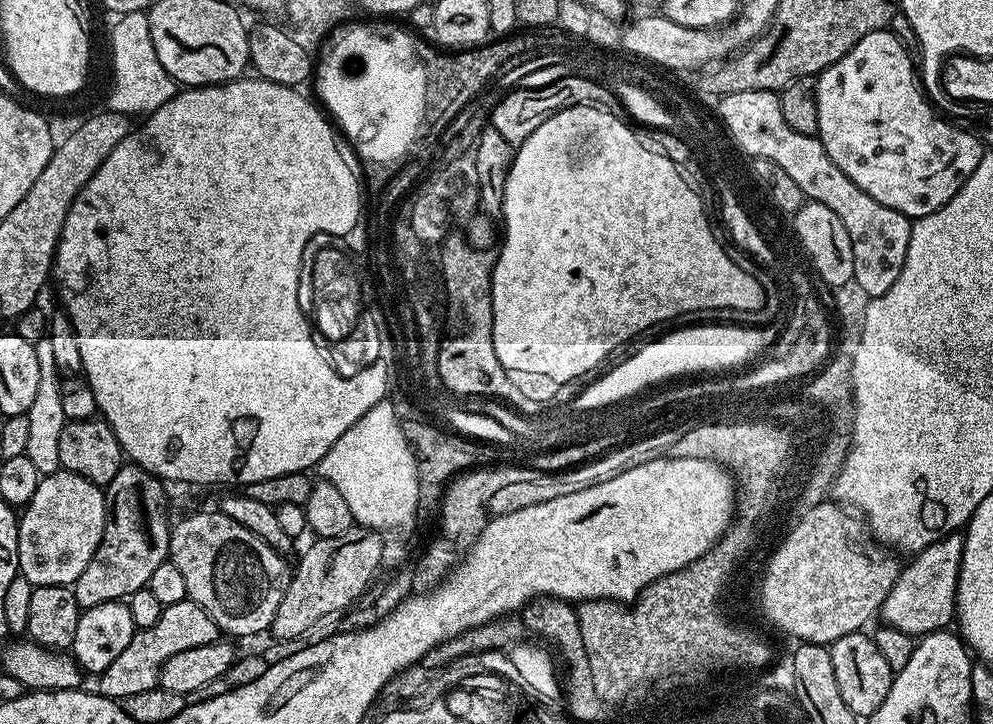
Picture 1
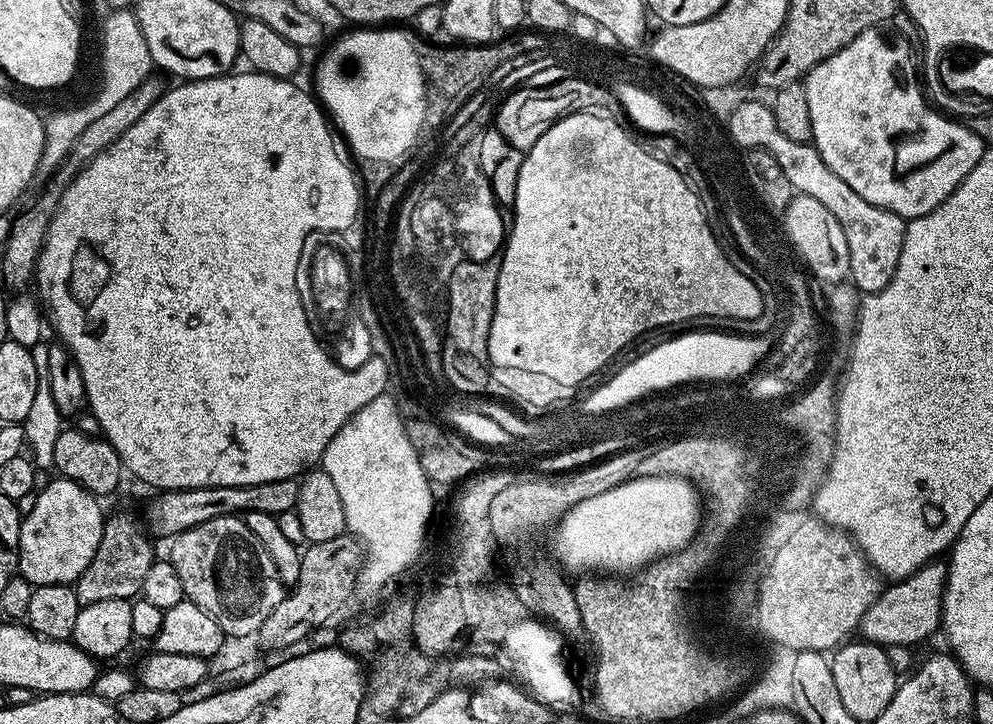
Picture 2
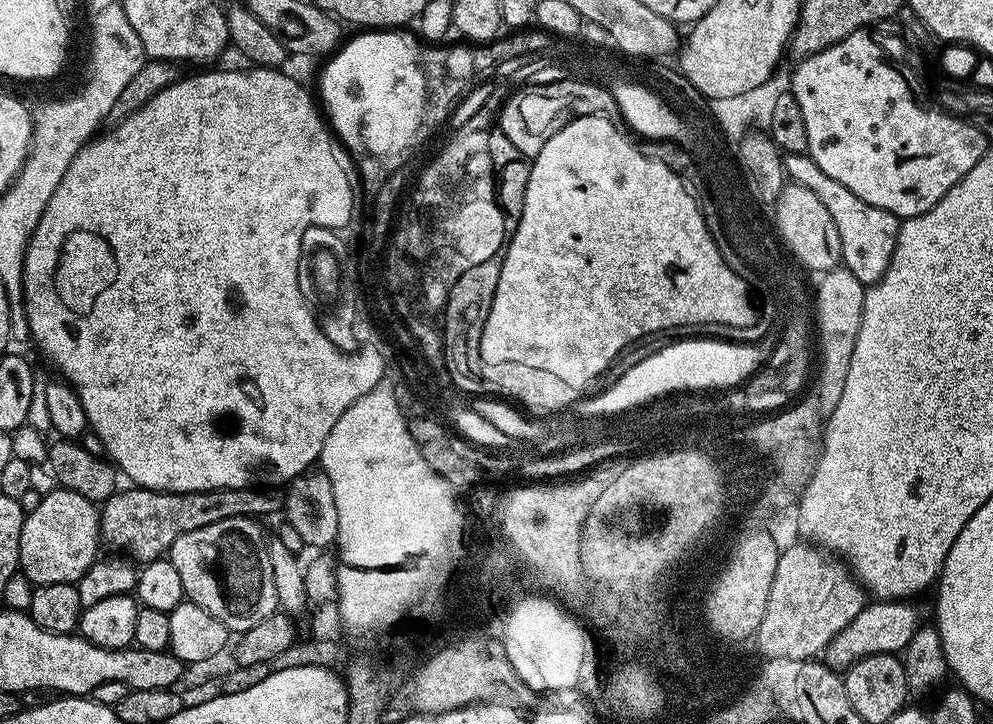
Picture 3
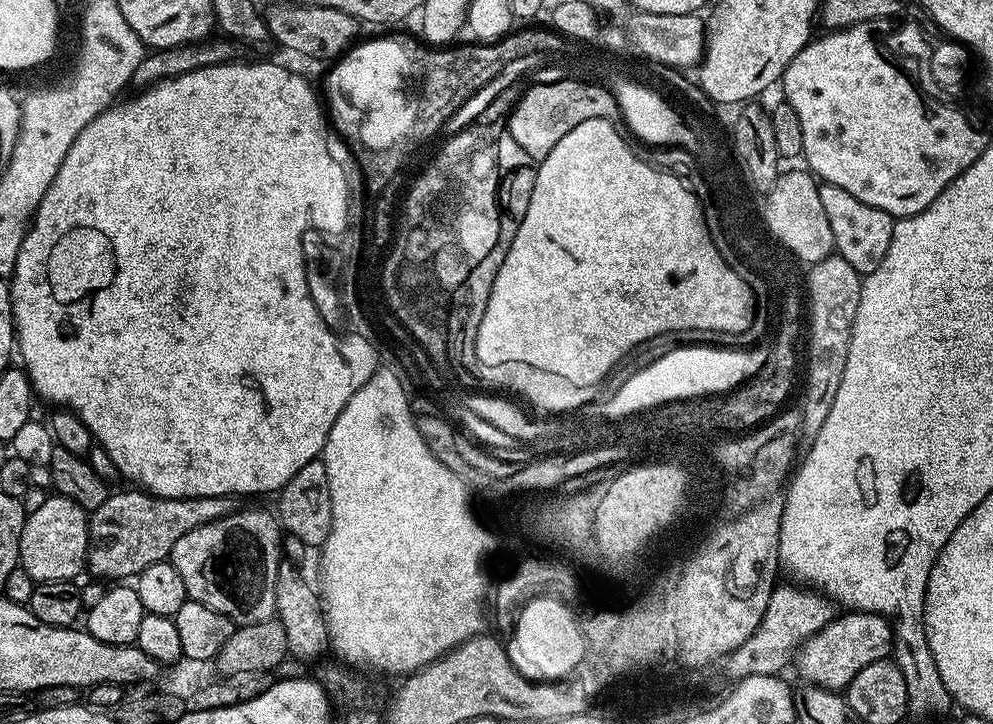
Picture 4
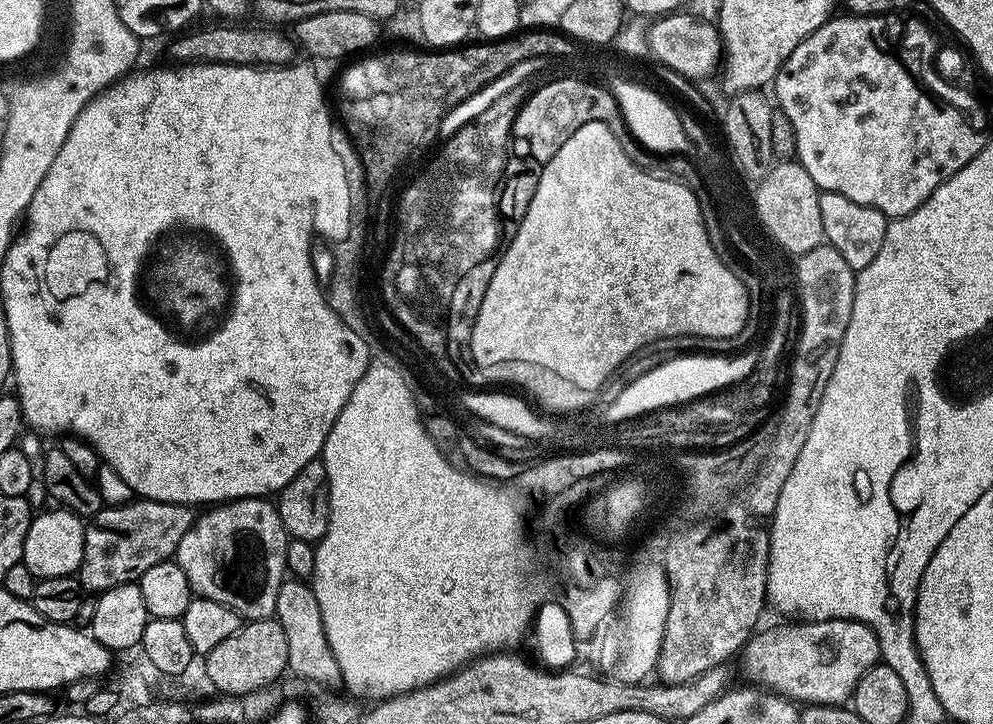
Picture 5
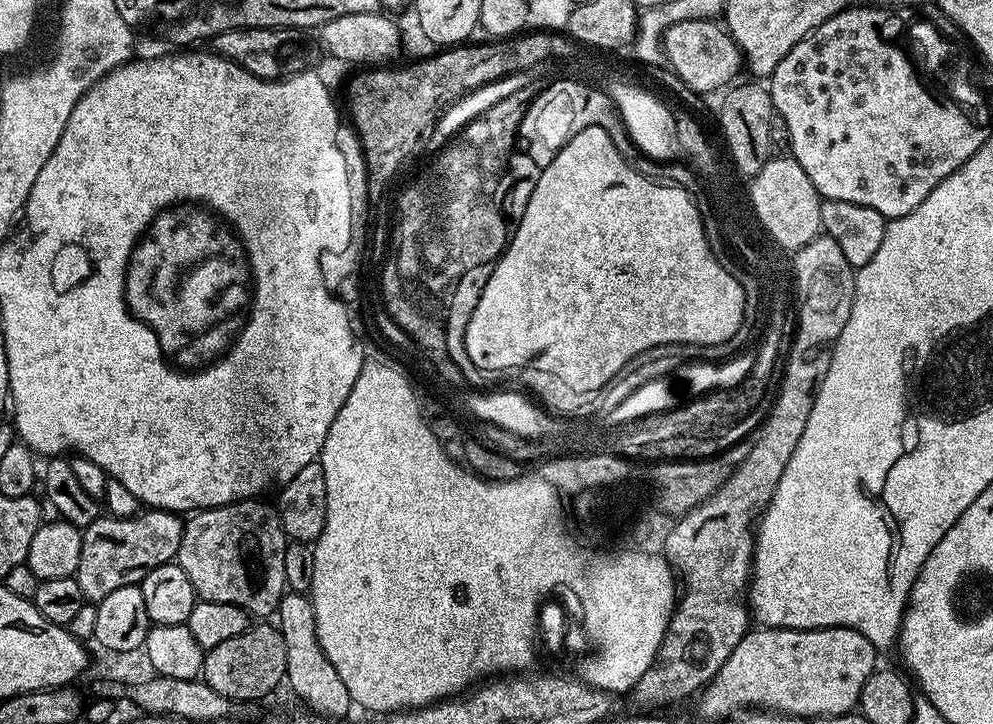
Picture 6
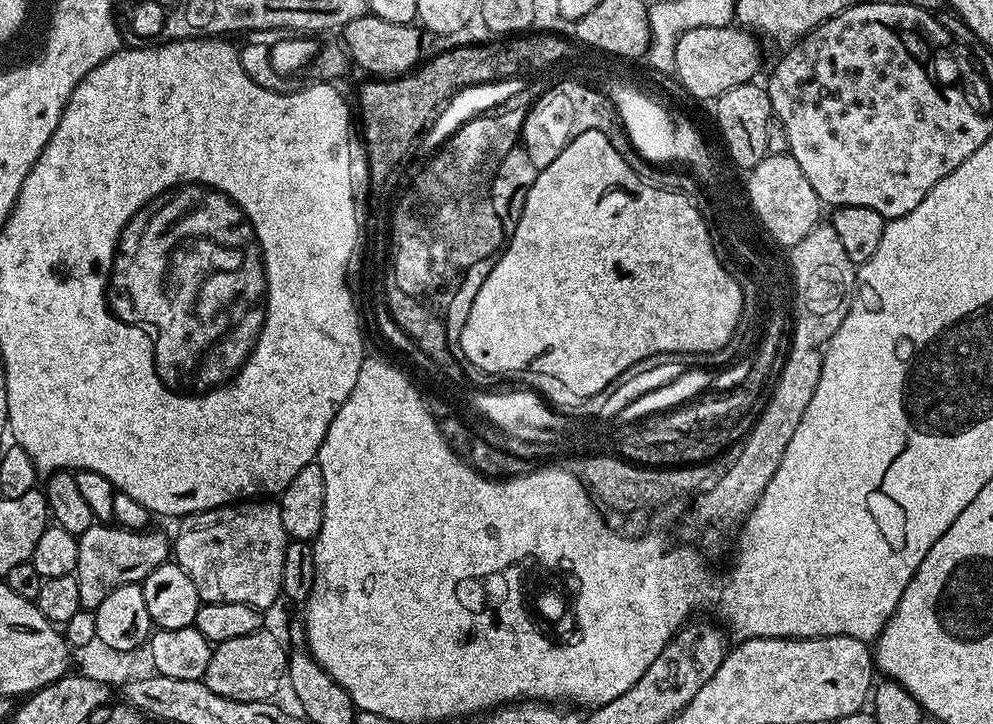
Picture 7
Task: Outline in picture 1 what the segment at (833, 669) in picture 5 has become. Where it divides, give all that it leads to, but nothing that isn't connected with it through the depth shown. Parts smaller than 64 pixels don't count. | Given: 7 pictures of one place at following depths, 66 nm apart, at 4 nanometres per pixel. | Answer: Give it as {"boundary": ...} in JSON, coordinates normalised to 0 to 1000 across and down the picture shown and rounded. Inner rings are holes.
{"boundary":[[[966,733],[950,740],[945,749],[933,754],[933,760],[921,764],[915,772],[918,775],[907,783],[896,820],[892,820],[892,831],[884,847],[885,855],[917,881],[952,872],[963,855],[963,816],[970,758],[971,735]]]}

